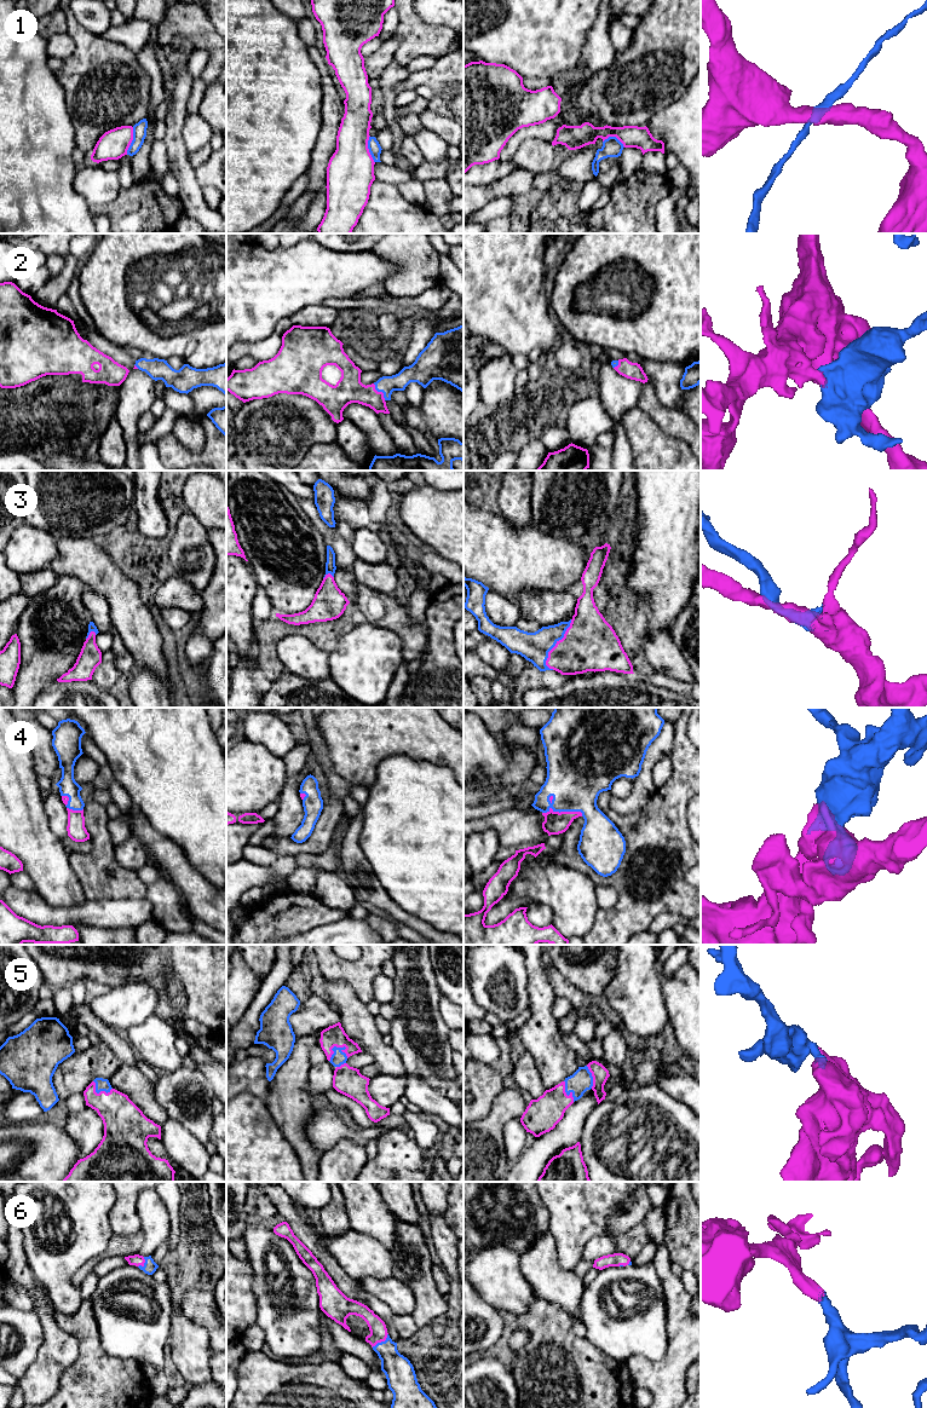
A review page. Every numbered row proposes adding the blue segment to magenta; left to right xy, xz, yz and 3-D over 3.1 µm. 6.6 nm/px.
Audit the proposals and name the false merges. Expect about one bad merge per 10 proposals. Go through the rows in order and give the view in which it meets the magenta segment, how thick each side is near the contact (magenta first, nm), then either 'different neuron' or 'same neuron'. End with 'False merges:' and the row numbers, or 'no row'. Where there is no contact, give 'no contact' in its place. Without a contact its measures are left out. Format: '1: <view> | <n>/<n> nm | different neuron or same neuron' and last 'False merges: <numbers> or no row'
1: xy | 190/100 nm | different neuron
2: xz | 180/120 nm | same neuron
3: yz | 360/190 nm | same neuron
4: yz | 150/380 nm | same neuron
5: xz | 140/90 nm | same neuron
6: xz | 110/190 nm | same neuron
False merges: 1

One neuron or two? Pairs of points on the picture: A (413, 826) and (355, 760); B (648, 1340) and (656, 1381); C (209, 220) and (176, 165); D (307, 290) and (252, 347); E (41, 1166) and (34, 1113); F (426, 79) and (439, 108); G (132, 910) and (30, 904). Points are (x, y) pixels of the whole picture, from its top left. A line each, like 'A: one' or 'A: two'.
A: two
B: two
C: one
D: two
E: two
F: one
G: one

